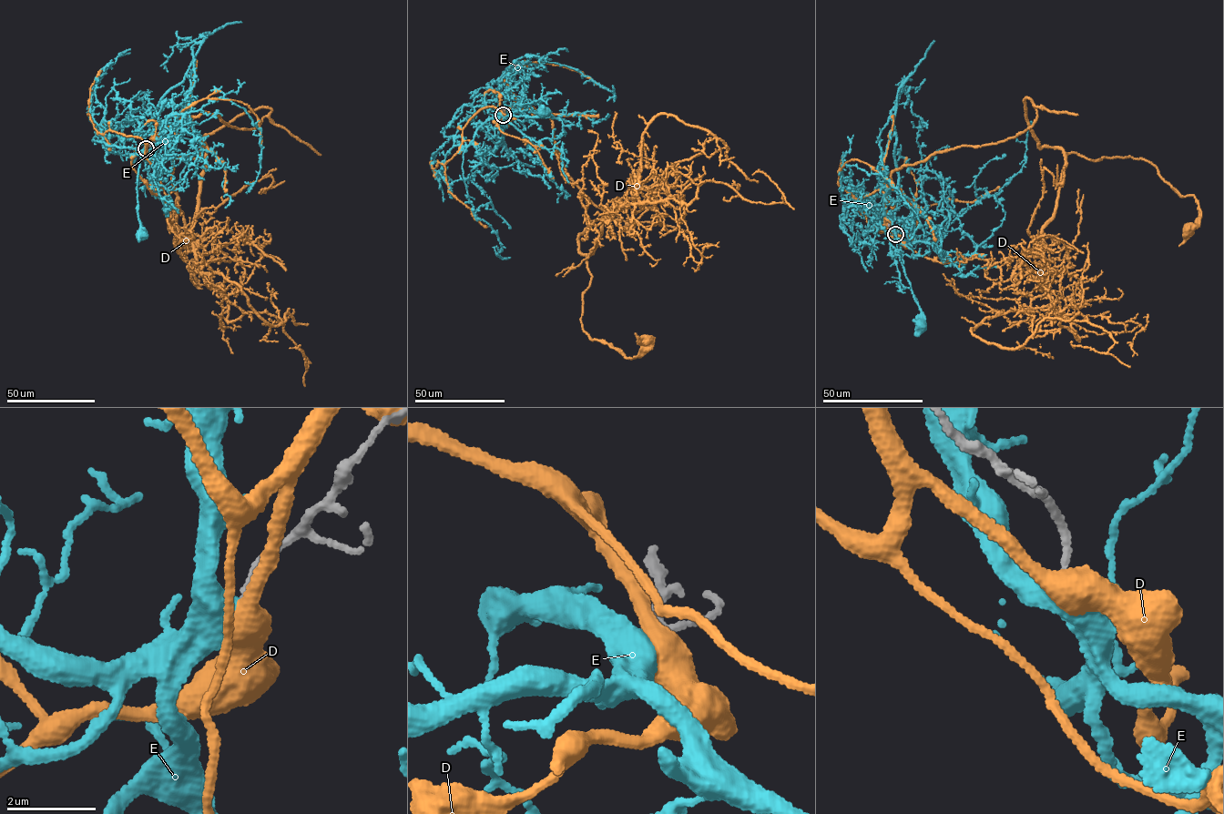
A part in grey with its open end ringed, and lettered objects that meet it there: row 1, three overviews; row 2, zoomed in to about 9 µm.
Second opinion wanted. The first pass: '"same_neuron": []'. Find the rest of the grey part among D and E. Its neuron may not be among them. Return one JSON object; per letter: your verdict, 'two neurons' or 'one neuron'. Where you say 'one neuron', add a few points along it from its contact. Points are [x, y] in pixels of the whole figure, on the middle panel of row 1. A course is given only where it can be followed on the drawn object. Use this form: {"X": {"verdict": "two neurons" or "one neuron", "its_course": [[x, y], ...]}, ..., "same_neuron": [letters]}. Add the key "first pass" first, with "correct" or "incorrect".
{"first pass": "incorrect", "D": {"verdict": "two neurons"}, "E": {"verdict": "one neuron", "its_course": [[503, 115], [503, 120], [508, 115], [533, 117], [545, 108], [544, 111]]}, "same_neuron": ["E"]}

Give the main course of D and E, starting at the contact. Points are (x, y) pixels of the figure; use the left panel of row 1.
D: (146, 147), (204, 112), (251, 129), (270, 108), (206, 135), (198, 157), (174, 159), (173, 186), (193, 243)
E: (146, 147), (140, 157), (137, 188), (138, 219), (144, 232), (142, 234)

